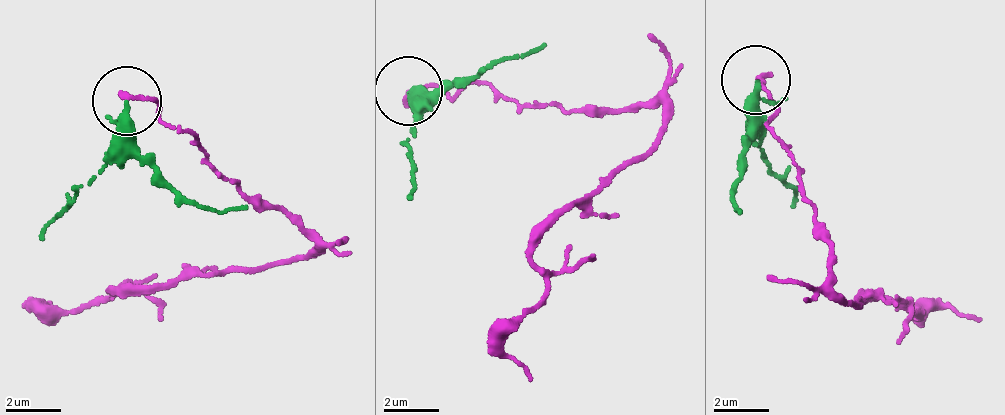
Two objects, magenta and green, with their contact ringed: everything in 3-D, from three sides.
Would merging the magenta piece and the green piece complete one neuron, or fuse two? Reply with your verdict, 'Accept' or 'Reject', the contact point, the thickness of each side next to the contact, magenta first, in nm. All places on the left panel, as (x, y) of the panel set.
Reject. Place: (127, 100). Thickness 200 nm (magenta) against 220 nm

